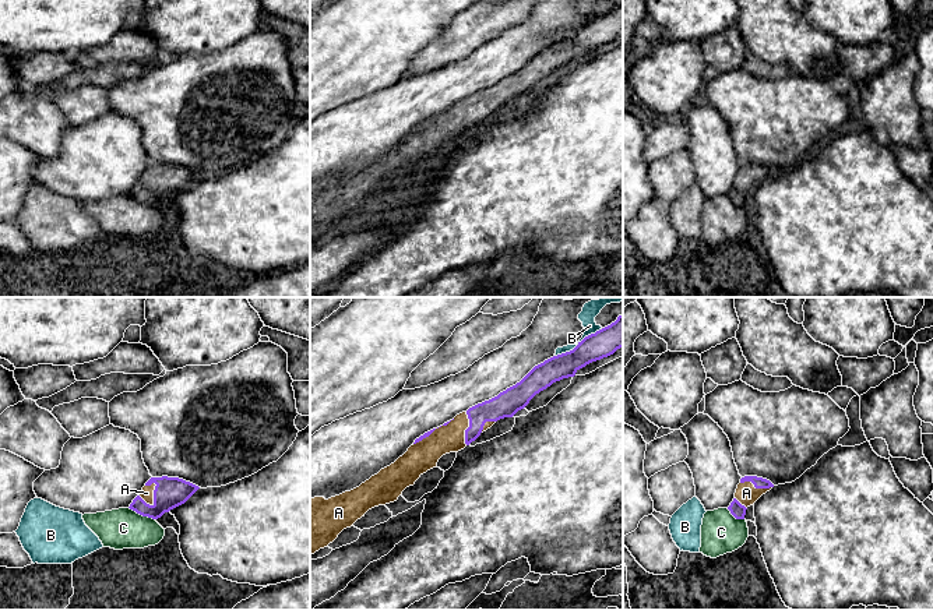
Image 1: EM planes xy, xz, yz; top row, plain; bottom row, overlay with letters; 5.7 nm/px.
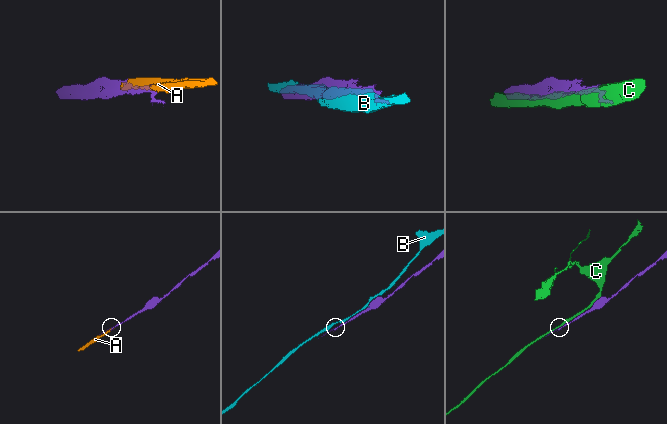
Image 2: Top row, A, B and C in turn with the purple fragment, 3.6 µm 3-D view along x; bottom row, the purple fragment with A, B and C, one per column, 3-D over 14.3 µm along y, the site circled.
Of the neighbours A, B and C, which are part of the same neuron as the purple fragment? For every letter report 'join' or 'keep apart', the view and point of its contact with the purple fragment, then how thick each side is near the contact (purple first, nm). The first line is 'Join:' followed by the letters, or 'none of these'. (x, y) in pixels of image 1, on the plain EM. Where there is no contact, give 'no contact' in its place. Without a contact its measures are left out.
Join: A
A: join; contact xy (154, 182); calibres 180 and 80 nm
B: keep apart; contact xz (578, 30); calibres 160 and 80 nm
C: keep apart; contact xy (141, 201); calibres 180 and 240 nm

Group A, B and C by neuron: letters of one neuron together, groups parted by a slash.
A / B / C

